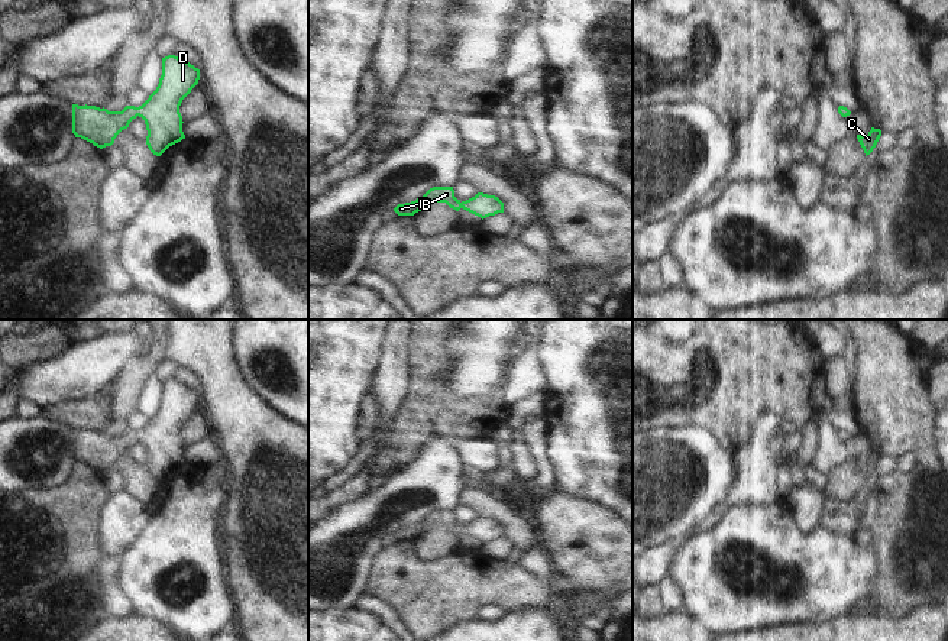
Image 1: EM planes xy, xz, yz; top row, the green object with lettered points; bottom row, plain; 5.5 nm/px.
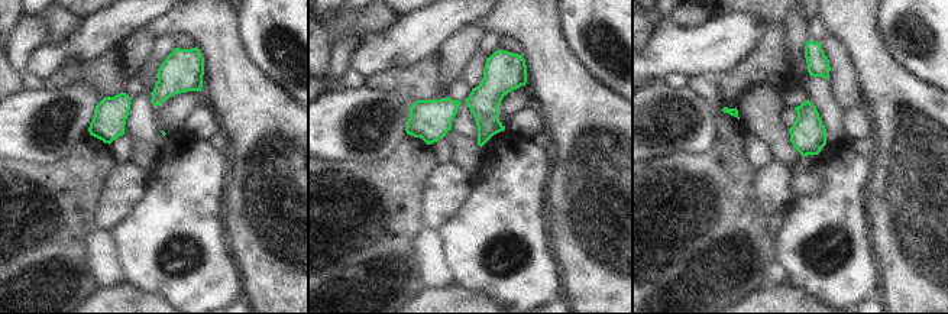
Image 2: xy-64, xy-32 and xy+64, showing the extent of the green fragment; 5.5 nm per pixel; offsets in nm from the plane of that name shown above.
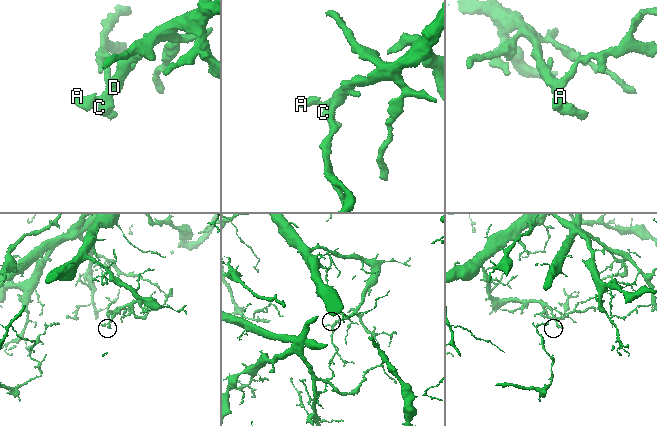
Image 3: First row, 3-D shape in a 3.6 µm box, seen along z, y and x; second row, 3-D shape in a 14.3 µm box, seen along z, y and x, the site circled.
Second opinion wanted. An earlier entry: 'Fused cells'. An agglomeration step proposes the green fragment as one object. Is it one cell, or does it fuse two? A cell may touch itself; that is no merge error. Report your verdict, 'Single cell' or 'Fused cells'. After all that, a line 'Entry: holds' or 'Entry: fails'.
Single cell.
Entry: fails

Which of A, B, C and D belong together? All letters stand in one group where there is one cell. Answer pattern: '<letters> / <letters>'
A B C D

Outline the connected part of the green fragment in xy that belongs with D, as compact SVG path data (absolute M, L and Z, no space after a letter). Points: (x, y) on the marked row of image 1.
M168 55L162 58L162 75L156 90L142 106L109 111L104 107L72 104L72 133L103 149L111 146L117 135L139 116L146 124L149 150L161 156L169 146L185 139L179 106L198 80L198 68L175 55Z

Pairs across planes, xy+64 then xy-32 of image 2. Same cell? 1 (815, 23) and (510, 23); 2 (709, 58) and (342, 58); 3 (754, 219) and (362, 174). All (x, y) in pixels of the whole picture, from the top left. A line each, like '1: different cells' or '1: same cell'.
1: different cells
2: different cells
3: same cell

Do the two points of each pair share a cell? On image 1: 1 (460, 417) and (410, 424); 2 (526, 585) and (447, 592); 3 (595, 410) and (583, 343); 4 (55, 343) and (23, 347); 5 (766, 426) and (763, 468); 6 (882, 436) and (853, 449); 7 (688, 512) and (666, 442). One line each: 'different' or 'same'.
1: same
2: same
3: same
4: same
5: same
6: different
7: same

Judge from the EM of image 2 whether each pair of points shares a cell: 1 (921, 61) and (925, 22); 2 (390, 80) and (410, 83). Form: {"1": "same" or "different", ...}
{"1": "same", "2": "same"}

